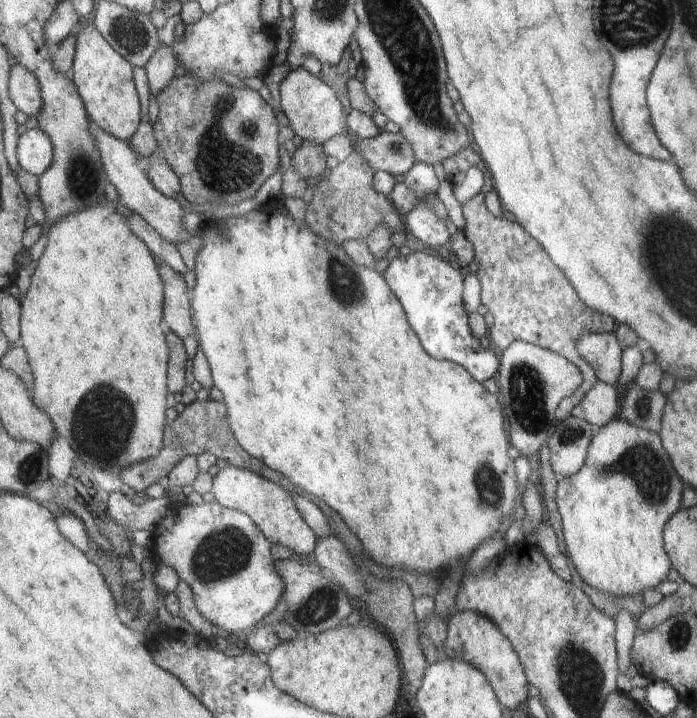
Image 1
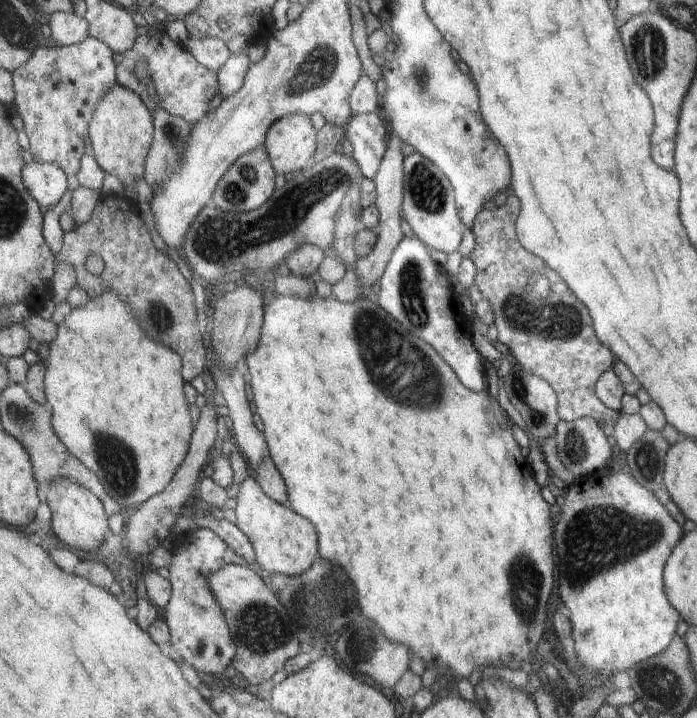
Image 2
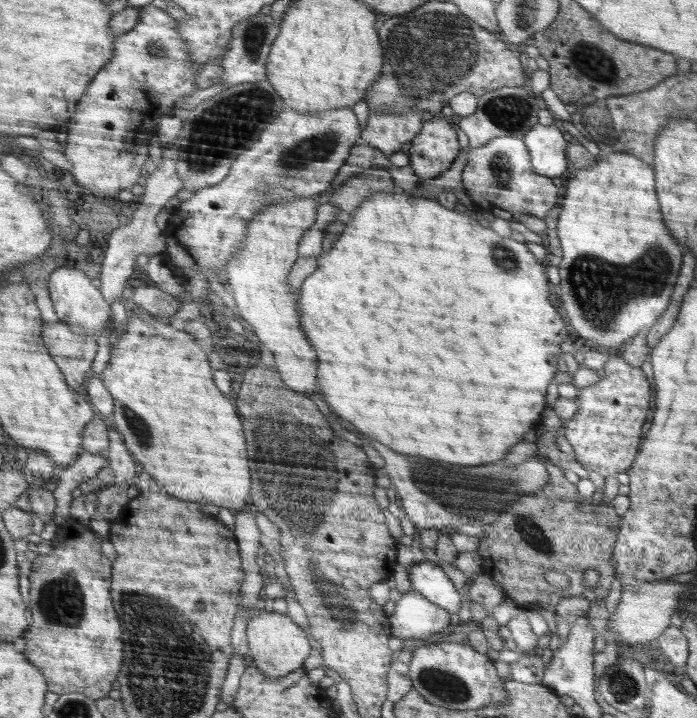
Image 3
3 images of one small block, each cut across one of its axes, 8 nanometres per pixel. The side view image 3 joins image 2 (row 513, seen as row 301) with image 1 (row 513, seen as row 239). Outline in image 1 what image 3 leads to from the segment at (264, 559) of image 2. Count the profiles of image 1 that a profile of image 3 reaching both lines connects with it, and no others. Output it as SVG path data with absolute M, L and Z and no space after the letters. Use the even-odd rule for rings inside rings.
M230 466L214 476L211 493L220 505L250 516L270 542L290 548L294 555L313 556L318 540L316 534L301 516L296 500L293 498L294 494L284 486L275 484L250 470Z

